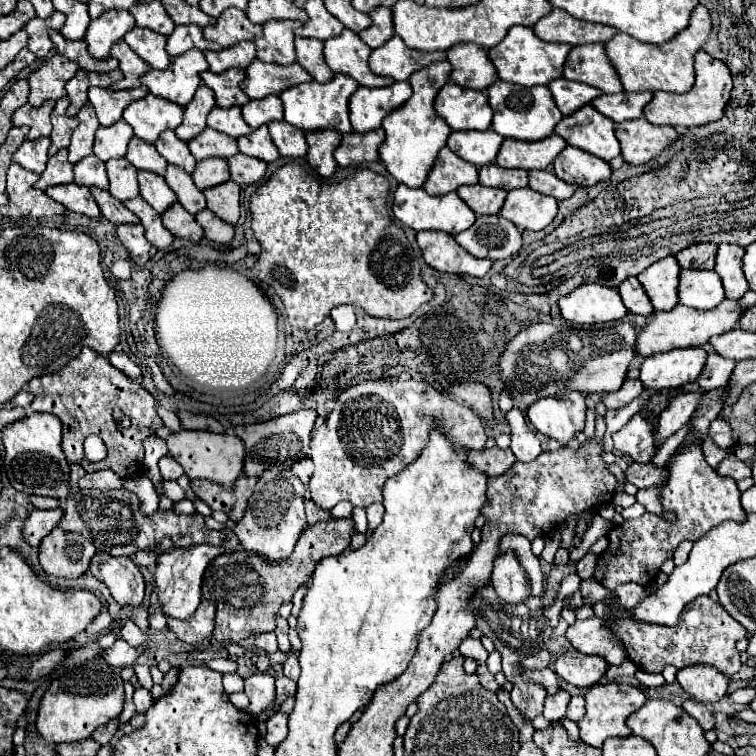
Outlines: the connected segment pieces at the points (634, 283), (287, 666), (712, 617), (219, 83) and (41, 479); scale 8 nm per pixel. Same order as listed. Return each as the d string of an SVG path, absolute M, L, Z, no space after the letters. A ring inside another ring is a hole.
M628 278L626 282L622 282L618 286L618 292L624 300L624 306L632 312L632 314L640 314L640 316L650 316L654 312L654 308L650 306L650 298L644 292L644 286L638 282L638 278Z
M288 654L286 662L284 662L284 676L298 680L300 676L300 664L298 664L298 656L296 654Z
M594 578L582 580L580 594L586 600L590 600L592 604L602 602L606 606L612 606L606 614L606 618L610 620L610 630L622 640L622 644L628 652L628 658L646 672L658 674L668 664L672 664L676 668L684 668L684 666L692 666L692 664L714 664L724 674L734 676L742 666L738 650L736 650L736 642L744 638L744 630L742 630L742 626L738 626L738 622L734 622L734 618L730 618L726 614L726 610L722 610L722 604L710 600L708 596L698 596L696 600L692 600L682 610L682 616L676 626L658 626L658 624L630 618L632 616L630 610L614 608L616 594L606 590L602 584L594 582Z
M242 68L226 70L226 74L214 74L210 70L202 72L202 84L214 90L216 94L216 106L220 108L232 108L232 106L244 106L250 98L242 92L240 82L246 78L246 72Z
M30 412L26 418L12 422L2 430L4 442L4 468L8 474L10 484L24 494L38 494L38 496L52 496L58 500L66 500L70 494L70 464L62 454L60 440L62 438L62 424L54 414L40 414Z

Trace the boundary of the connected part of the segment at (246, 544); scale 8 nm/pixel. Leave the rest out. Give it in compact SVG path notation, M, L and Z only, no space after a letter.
M278 468L264 470L248 500L244 518L234 526L234 534L238 536L242 548L270 562L278 562L286 558L294 550L306 526L304 492L306 492L304 484L290 470L278 470Z

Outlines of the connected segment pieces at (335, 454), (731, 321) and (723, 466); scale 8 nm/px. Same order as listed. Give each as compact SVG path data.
M376 378L348 388L336 398L336 406L328 414L324 424L312 432L310 458L314 462L314 474L308 482L312 502L318 504L322 510L332 510L342 500L348 500L354 506L362 506L362 508L370 506L372 502L382 502L384 482L396 476L400 470L404 470L404 466L408 466L414 458L422 454L424 446L430 440L430 430L434 428L434 424L440 422L442 422L442 432L446 434L446 438L452 442L454 448L464 448L464 450L484 448L488 436L484 432L482 420L470 408L460 406L458 402L446 398L426 382L400 380L400 378L386 382L384 378Z
M728 298L716 306L714 310L696 310L696 308L688 308L684 304L678 304L674 310L670 312L654 312L654 318L642 328L642 332L636 338L634 344L634 354L636 356L652 356L656 352L668 352L674 348L690 348L690 346L704 346L708 344L710 336L718 336L724 334L728 330L734 328L734 324L738 322L740 314L738 314L738 300L730 302Z
M734 454L726 456L720 464L718 464L718 476L728 476L732 480L742 480L746 476L750 476L750 466L744 464L742 460L738 460Z

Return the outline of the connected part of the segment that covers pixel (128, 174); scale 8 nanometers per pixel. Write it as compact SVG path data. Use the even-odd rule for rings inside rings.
M114 158L106 162L108 178L110 178L110 194L126 202L130 198L136 198L138 192L138 180L136 180L136 168L126 160L126 158Z

